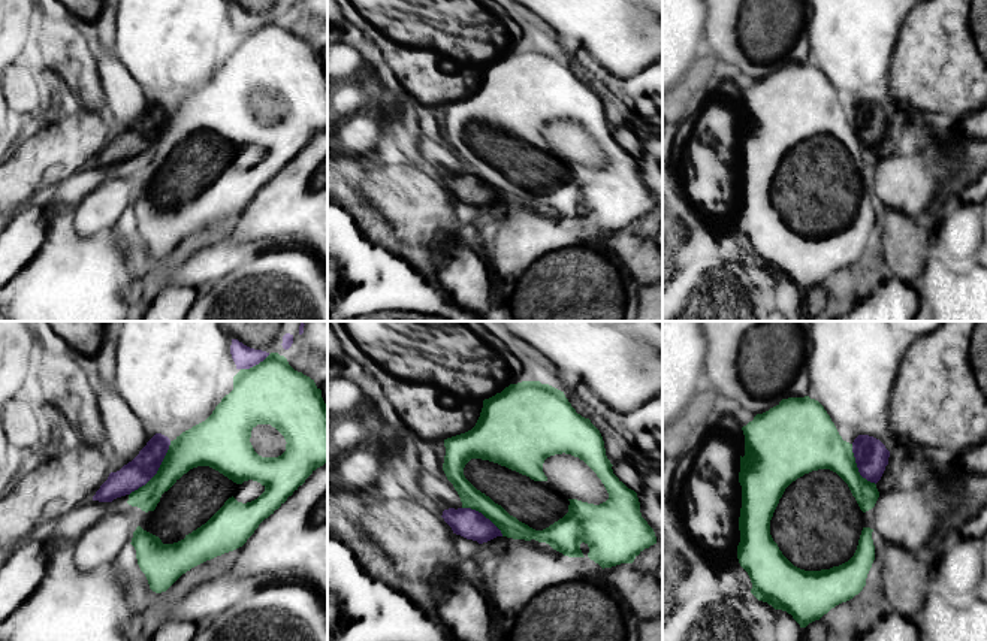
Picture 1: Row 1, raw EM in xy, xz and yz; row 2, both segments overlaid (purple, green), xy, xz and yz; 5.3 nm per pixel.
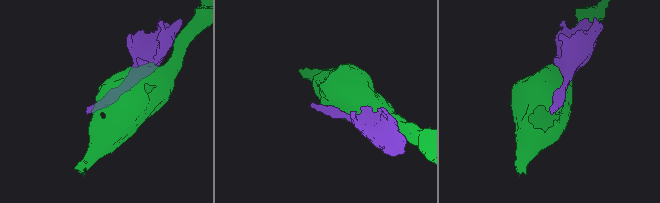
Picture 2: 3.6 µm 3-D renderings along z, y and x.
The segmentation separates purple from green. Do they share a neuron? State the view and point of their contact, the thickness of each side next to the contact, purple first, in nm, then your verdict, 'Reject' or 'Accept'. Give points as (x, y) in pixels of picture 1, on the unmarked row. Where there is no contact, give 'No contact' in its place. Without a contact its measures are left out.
Touches purple at xy (157, 135). Thickness 150 nm (purple) against 200 nm. Reject

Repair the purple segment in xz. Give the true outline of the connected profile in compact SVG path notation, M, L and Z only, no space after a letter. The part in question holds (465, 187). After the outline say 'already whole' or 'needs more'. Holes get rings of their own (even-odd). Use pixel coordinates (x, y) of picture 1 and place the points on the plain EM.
M449 173L443 176L441 182L452 193L453 199L479 209L502 202L501 196L489 184L471 173Z; already whole

